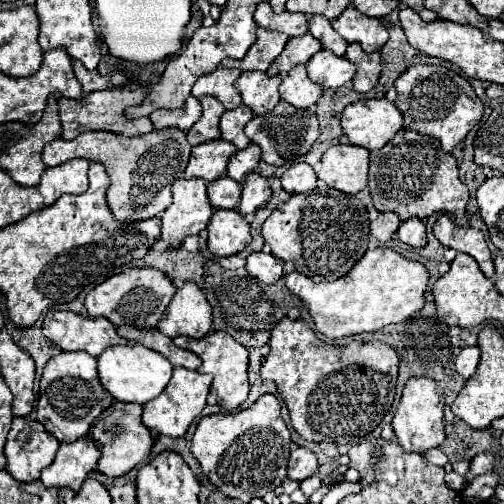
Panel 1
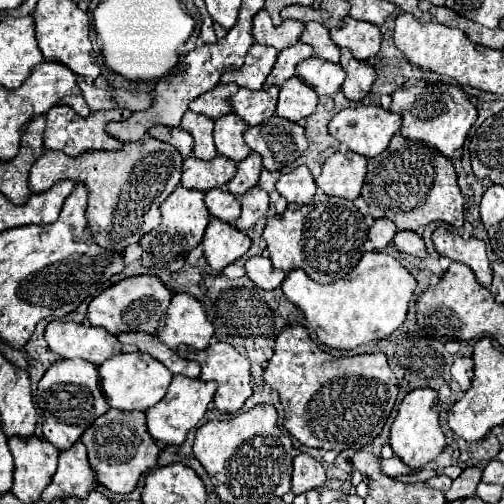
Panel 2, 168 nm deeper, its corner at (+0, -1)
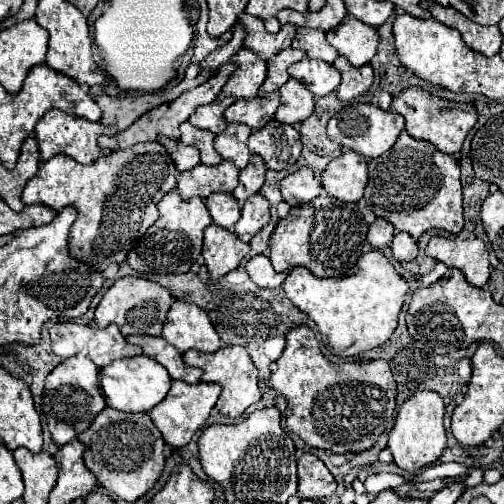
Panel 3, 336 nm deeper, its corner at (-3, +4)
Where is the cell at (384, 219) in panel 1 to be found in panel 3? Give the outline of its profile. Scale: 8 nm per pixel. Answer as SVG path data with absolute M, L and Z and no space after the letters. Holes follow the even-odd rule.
M378 217L370 229L368 229L368 243L374 247L374 249L380 249L380 247L388 247L392 243L392 237L394 237L394 225L388 223L386 219Z

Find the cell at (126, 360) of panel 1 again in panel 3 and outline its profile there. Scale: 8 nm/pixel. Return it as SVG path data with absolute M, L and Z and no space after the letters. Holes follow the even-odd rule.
M138 355L138 357L128 357L128 359L118 359L104 369L100 369L100 389L106 397L108 407L114 407L118 411L128 411L128 413L148 413L156 403L160 403L168 389L170 389L170 375L166 367L162 367L158 361Z

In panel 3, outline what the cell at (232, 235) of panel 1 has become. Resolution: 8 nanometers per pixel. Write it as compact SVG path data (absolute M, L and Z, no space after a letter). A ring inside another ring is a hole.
M214 223L206 227L202 257L212 277L220 277L236 269L240 261L248 255L248 251L250 245L238 239L238 235L234 235L232 231L218 227Z

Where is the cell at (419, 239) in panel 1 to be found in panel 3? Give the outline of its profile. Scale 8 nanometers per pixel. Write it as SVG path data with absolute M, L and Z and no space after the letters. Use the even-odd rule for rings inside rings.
M400 231L392 239L392 255L402 263L404 261L414 261L416 255L418 255L418 243L414 241L412 235Z

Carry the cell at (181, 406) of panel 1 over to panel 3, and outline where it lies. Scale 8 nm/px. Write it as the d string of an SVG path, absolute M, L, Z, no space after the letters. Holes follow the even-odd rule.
M172 381L172 387L168 391L168 395L150 411L150 417L154 421L154 425L160 429L164 441L172 447L182 447L186 445L192 435L206 423L206 419L210 417L212 407L216 405L220 395L220 387L218 383L186 383L186 381Z

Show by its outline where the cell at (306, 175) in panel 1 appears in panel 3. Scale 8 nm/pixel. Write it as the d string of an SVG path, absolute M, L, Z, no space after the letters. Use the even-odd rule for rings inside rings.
M300 167L296 173L284 177L280 181L282 197L288 205L304 205L310 203L314 197L322 195L322 185L310 171L310 167Z

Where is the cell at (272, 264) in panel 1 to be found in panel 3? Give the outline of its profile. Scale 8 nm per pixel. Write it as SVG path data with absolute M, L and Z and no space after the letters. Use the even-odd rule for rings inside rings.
M266 255L250 257L248 263L246 263L246 271L248 271L250 279L258 287L278 287L288 277L288 273L276 273L272 263L270 263L270 259Z

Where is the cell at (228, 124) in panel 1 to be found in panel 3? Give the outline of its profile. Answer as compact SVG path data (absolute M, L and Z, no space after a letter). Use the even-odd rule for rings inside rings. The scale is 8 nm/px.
M228 123L226 131L216 135L214 147L222 155L222 159L230 159L236 163L238 169L244 169L250 161L250 149L246 145L246 139L250 137L252 129L242 123Z

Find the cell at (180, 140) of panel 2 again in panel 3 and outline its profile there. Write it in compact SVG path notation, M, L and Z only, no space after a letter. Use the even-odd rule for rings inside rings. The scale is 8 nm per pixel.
M158 135L158 139L172 155L178 171L186 171L186 169L192 169L198 161L200 161L200 151L192 145L186 145L186 143L180 143L180 141L174 141L174 139L166 139L164 135Z

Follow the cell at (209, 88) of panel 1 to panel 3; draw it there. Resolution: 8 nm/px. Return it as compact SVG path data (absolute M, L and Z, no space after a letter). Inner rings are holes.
M230 95L230 97L222 97L222 99L216 99L208 105L202 105L194 111L194 115L188 119L194 127L200 127L200 129L208 129L212 133L222 133L226 129L226 119L224 119L224 109L230 107L236 99Z

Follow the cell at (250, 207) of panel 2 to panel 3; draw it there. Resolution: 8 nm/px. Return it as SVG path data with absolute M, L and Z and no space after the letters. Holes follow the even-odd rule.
M254 193L246 199L242 207L242 217L236 223L234 231L242 241L250 241L270 219L268 199L262 193Z

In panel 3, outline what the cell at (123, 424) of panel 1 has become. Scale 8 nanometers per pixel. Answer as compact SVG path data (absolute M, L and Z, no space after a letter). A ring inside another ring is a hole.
M106 407L92 425L78 437L84 445L84 463L96 475L98 483L124 501L142 497L164 469L164 439L146 413L124 413Z

